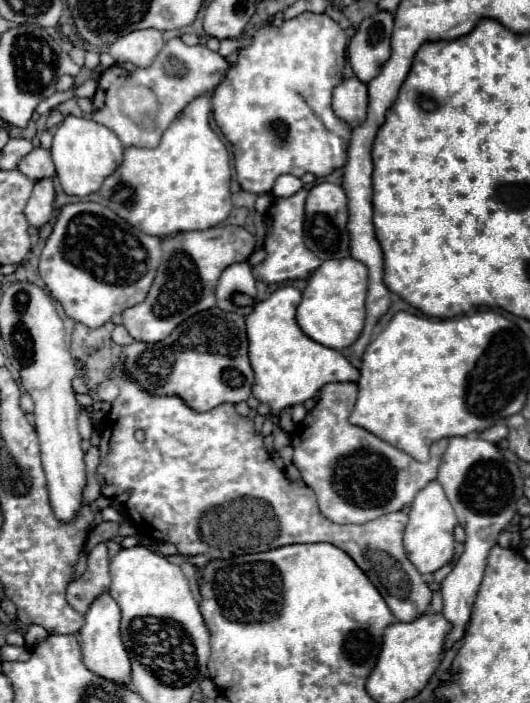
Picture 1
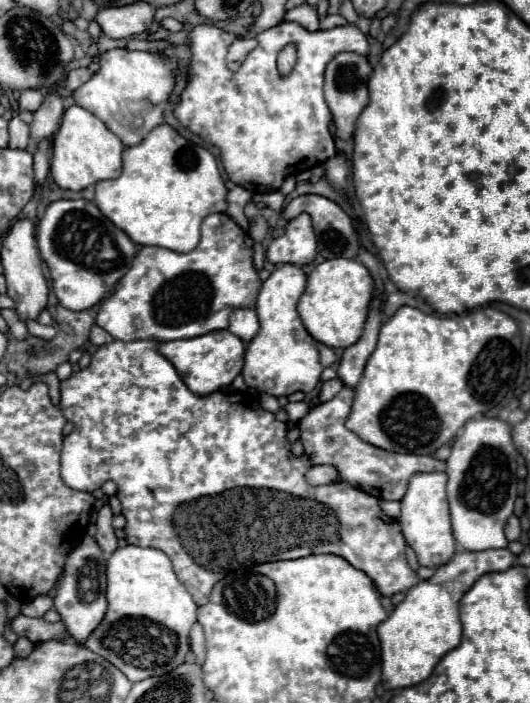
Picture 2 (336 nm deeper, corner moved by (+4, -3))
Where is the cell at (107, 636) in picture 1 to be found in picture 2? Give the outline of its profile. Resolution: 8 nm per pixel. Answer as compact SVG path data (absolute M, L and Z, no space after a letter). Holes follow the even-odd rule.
M85 537L81 541L81 545L77 545L77 549L73 549L73 553L69 553L69 557L65 561L65 569L63 569L63 579L59 583L59 591L53 599L55 609L59 611L65 627L67 627L67 633L81 645L99 627L99 623L103 621L103 617L107 613L105 591L107 591L107 579L105 579L103 551L99 549L99 545L95 543L93 537Z

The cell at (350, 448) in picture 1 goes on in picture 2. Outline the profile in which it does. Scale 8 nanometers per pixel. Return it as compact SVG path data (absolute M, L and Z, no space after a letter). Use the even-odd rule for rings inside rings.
M343 387L331 401L319 403L313 407L299 423L301 431L301 443L305 447L307 459L313 465L333 465L339 471L337 481L347 483L355 489L361 489L373 497L389 499L389 501L401 501L409 477L413 473L429 473L429 471L445 471L445 461L435 459L433 455L415 455L415 453L391 453L385 449L379 449L375 445L365 443L355 433L345 429L345 419L351 411L355 391L351 387Z

